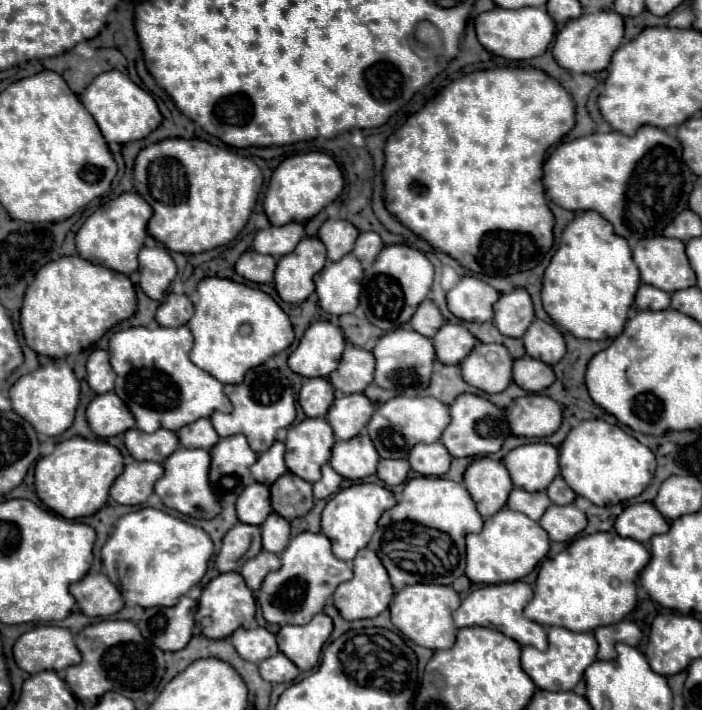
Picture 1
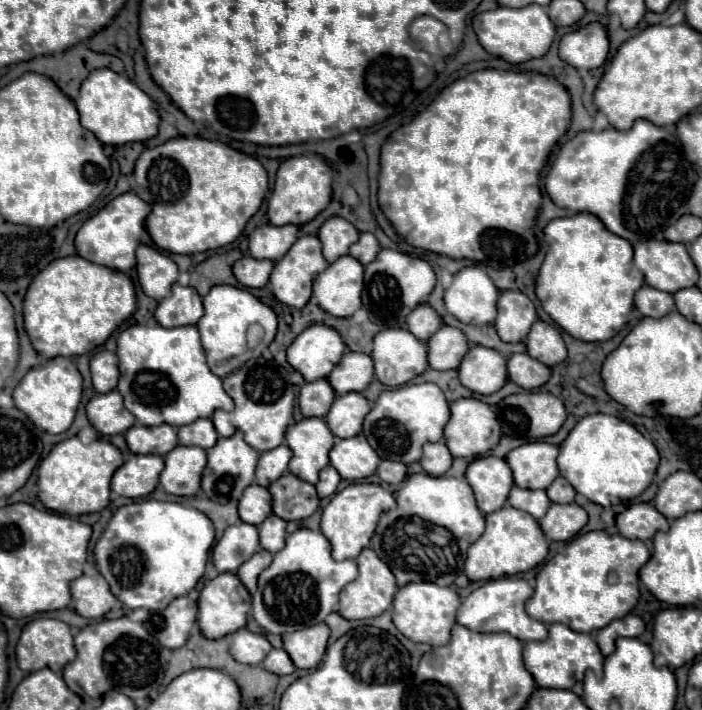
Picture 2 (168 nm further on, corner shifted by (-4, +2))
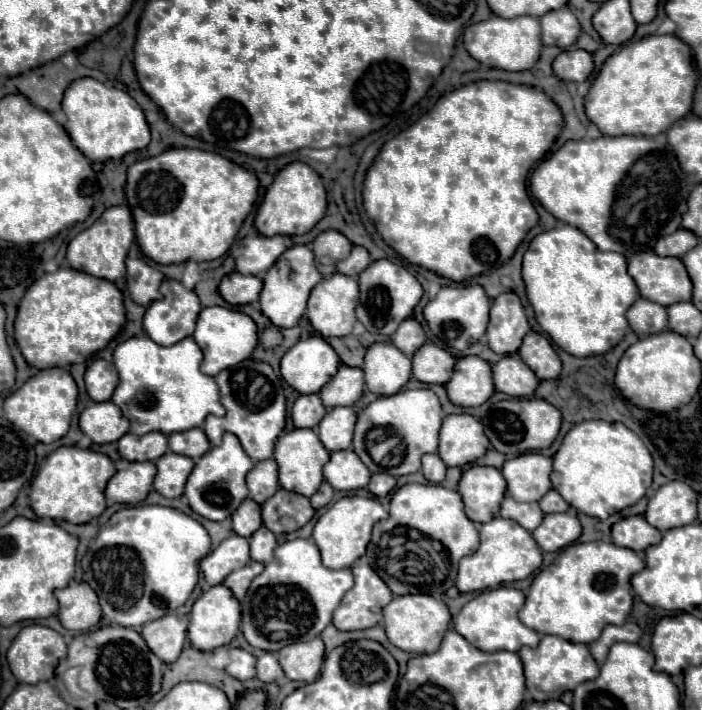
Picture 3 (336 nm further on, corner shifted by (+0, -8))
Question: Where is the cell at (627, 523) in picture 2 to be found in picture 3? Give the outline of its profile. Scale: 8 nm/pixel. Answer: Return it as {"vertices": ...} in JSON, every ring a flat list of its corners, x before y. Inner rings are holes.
{"vertices":[[629,516,619,520,613,526,613,542,623,548,631,548,635,552,645,550,647,546,653,546,661,542,661,532,655,526,649,526,643,516]]}

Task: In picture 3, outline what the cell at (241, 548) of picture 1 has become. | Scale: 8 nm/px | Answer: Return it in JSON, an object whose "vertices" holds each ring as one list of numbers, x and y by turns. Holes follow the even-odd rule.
{"vertices":[[231,536,223,540,213,552,201,560,201,570,207,584,221,584,233,570,239,570,251,560,249,540,243,536]]}

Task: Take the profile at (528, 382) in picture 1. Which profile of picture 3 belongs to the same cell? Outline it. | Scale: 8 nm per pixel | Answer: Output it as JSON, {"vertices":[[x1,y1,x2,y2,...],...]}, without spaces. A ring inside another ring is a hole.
{"vertices":[[517,354,505,356,493,366,493,380,499,392,515,398,533,396,539,386,539,378,533,370,529,370,529,366,525,366,525,362,521,362]]}

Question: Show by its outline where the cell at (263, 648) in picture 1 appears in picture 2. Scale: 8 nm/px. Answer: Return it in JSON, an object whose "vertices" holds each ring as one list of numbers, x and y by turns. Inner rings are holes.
{"vertices":[[237,630,229,638,229,652,241,664,257,666,269,654,271,644,263,634,253,634,249,630]]}

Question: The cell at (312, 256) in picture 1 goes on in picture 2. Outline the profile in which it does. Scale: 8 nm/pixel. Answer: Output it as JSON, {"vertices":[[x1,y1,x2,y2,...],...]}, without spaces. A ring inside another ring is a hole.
{"vertices":[[299,236,293,248,275,264,269,278,275,298,291,308,303,308,311,298,311,282,317,272,323,272,327,262,321,254,317,236]]}

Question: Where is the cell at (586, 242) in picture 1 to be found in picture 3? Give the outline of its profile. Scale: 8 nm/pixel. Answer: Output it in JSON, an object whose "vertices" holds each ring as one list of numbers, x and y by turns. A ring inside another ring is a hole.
{"vertices":[[569,224,541,232,531,240,529,250,523,256,523,280,539,326,551,336,551,340,559,348,579,358,605,354,613,346,617,346,629,330,625,312,639,298,639,290,627,272,625,256,617,252,597,250,597,246,581,230]]}

